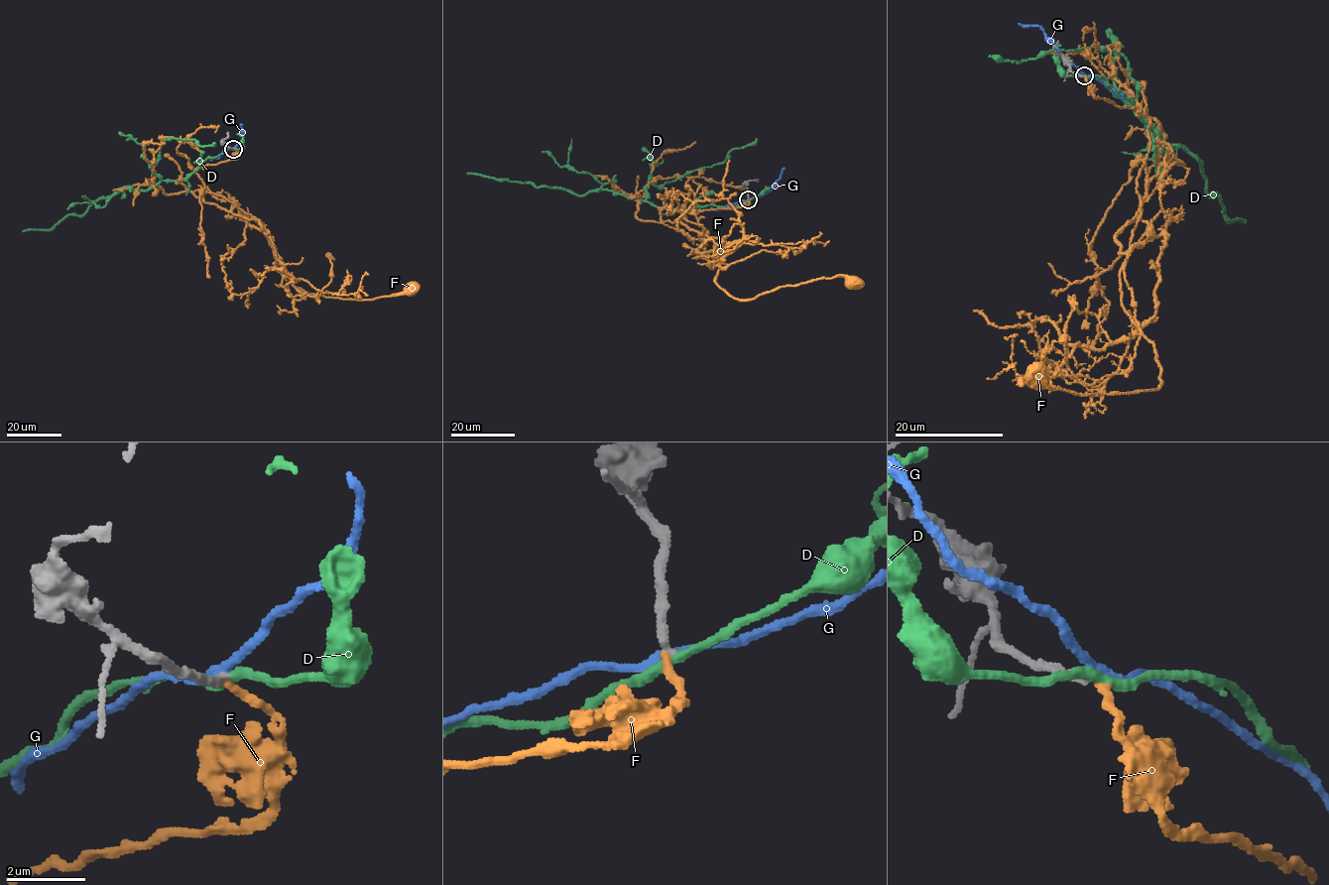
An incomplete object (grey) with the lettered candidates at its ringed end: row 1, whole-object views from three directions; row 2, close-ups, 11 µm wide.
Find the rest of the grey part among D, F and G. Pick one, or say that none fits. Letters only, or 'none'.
F

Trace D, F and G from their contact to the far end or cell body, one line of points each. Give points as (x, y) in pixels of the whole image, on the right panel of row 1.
D: (1084, 75), (1122, 93), (1161, 151), (1196, 156), (1209, 195), (1245, 222)
F: (1084, 75), (1095, 97), (1149, 121), (1124, 265), (1161, 381), (1083, 396), (1039, 379)
G: (1084, 75), (1068, 63), (1043, 30), (1019, 23)

